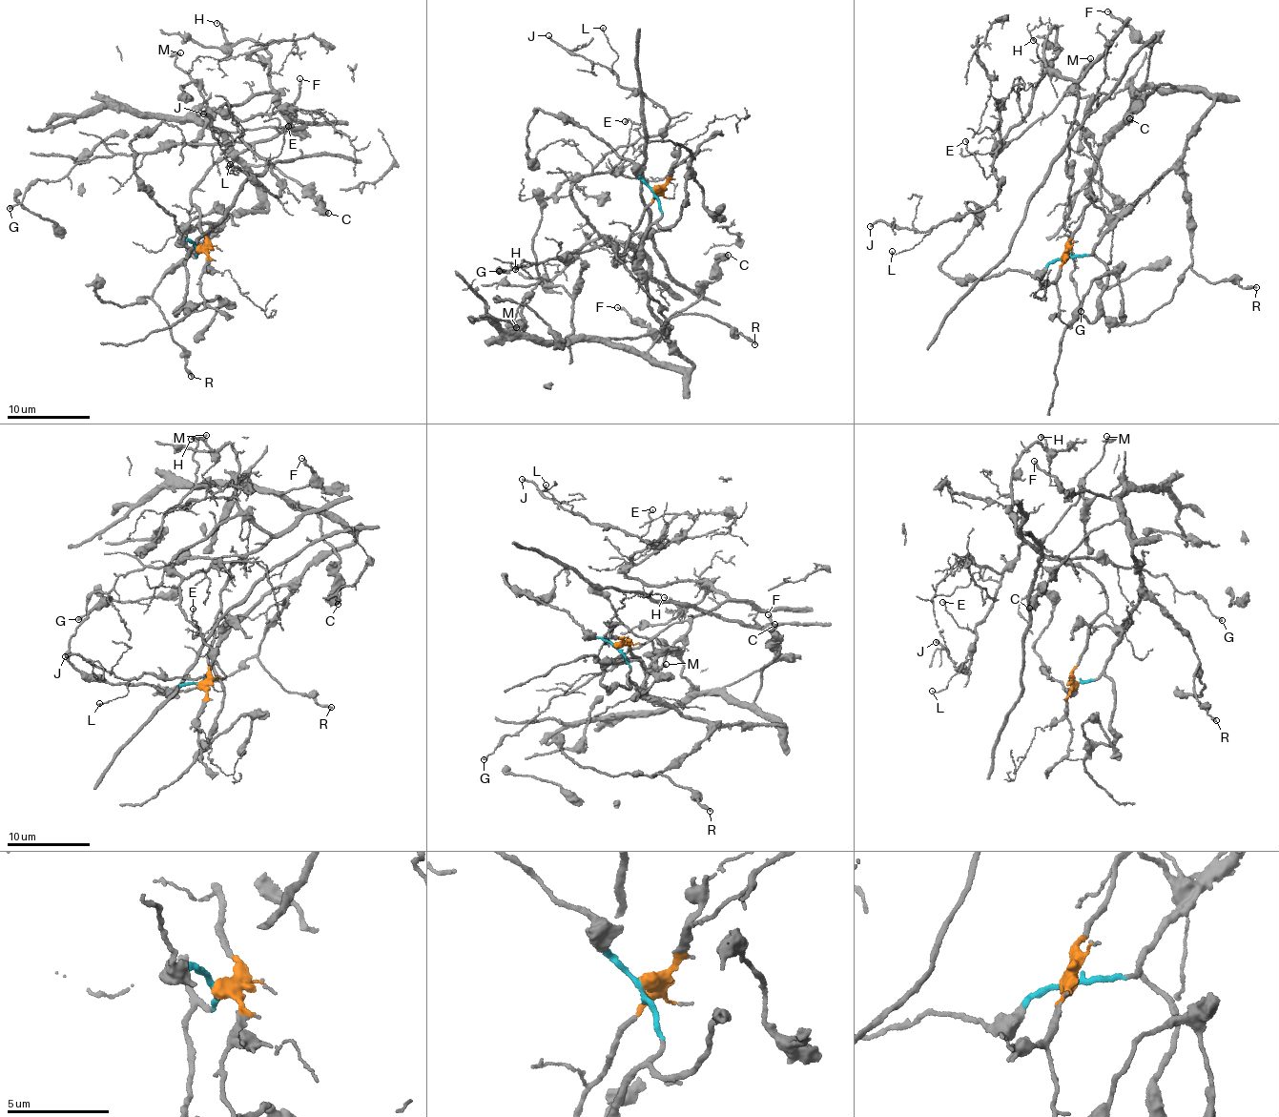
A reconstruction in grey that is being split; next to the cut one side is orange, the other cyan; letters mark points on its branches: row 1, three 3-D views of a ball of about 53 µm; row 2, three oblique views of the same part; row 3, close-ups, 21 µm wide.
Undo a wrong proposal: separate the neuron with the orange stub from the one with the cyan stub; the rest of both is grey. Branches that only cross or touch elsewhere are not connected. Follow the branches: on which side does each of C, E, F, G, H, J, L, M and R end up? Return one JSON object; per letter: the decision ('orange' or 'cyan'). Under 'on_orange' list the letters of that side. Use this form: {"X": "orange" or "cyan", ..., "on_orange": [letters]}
{"C": "cyan", "E": "orange", "F": "cyan", "G": "orange", "H": "orange", "J": "orange", "L": "orange", "M": "cyan", "R": "cyan", "on_orange": ["E", "G", "H", "J", "L"]}

